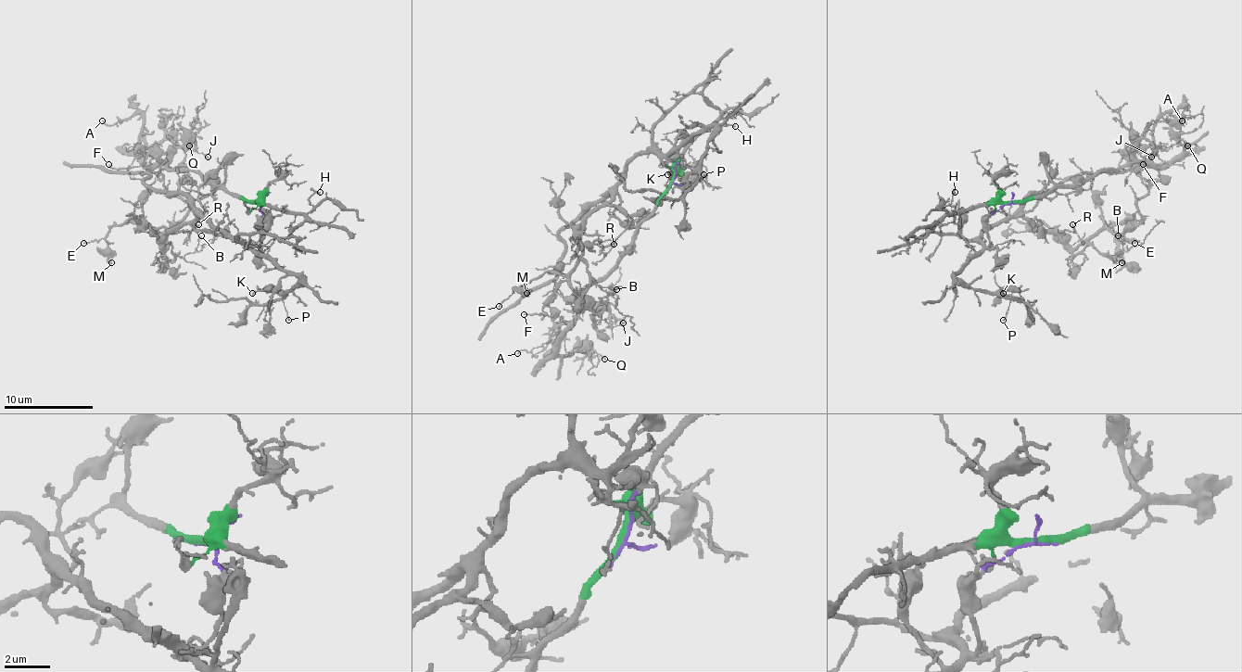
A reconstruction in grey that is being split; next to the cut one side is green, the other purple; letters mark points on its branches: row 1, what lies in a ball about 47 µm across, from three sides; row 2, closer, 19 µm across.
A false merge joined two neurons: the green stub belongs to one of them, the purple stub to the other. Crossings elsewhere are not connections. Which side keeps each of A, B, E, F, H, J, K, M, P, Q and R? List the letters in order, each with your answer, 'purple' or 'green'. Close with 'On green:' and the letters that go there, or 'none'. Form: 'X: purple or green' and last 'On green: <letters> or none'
A: green
B: purple
E: purple
F: green
H: green
J: green
K: purple
M: purple
P: purple
Q: green
R: purple
On green: A, F, H, J, Q

